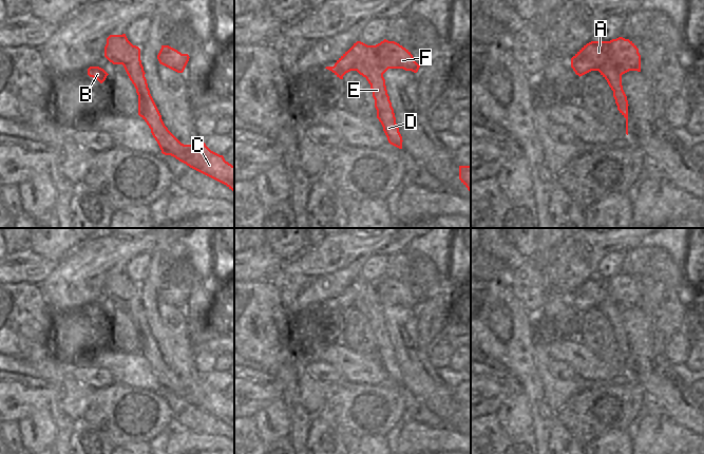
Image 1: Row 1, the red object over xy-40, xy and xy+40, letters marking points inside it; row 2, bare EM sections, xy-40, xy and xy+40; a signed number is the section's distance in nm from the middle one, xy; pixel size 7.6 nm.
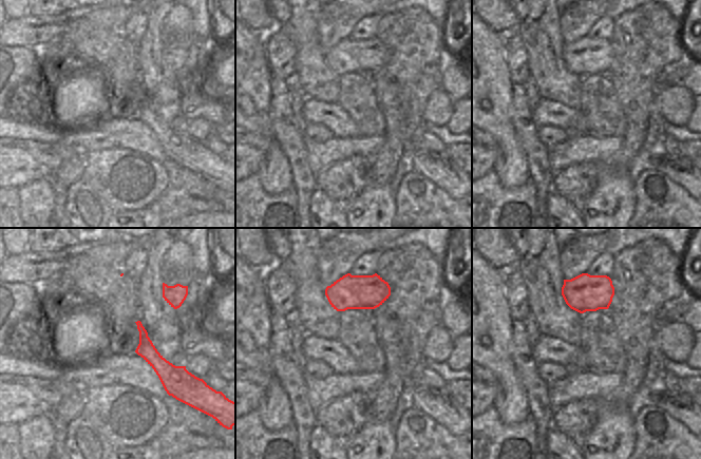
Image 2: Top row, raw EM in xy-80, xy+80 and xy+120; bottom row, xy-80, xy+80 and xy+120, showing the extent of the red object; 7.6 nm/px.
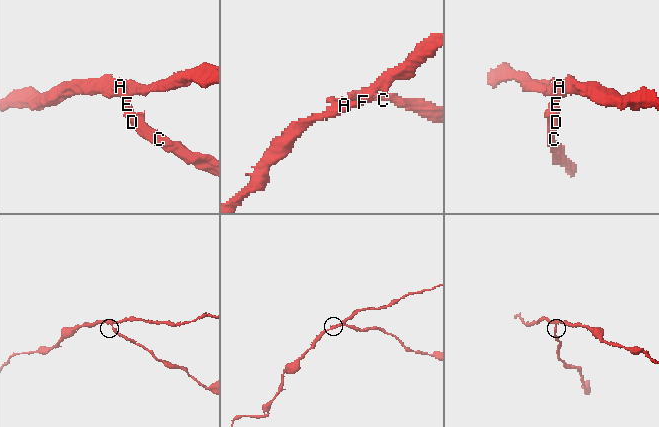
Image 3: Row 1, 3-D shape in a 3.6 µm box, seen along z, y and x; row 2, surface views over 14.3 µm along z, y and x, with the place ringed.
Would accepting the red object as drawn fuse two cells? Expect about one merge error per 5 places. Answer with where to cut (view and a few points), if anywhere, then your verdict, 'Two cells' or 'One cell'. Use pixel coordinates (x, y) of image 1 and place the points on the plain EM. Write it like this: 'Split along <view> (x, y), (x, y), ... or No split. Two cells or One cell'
Split along xy+40 (597, 306), (606, 299), (611, 299), (622, 310). Two cells.

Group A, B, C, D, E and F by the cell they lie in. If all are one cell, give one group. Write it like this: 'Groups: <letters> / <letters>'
Groups: A B F / C D E.

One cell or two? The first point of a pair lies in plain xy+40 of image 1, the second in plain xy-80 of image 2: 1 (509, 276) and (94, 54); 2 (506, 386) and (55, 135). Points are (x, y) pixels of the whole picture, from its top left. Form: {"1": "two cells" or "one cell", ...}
{"1": "one cell", "2": "two cells"}

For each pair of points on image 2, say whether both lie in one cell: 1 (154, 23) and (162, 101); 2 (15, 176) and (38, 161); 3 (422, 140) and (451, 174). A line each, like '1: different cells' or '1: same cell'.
1: same cell
2: same cell
3: same cell

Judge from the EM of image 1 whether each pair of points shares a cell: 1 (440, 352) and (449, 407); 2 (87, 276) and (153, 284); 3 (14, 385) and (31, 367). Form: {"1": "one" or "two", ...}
{"1": "two", "2": "two", "3": "two"}

